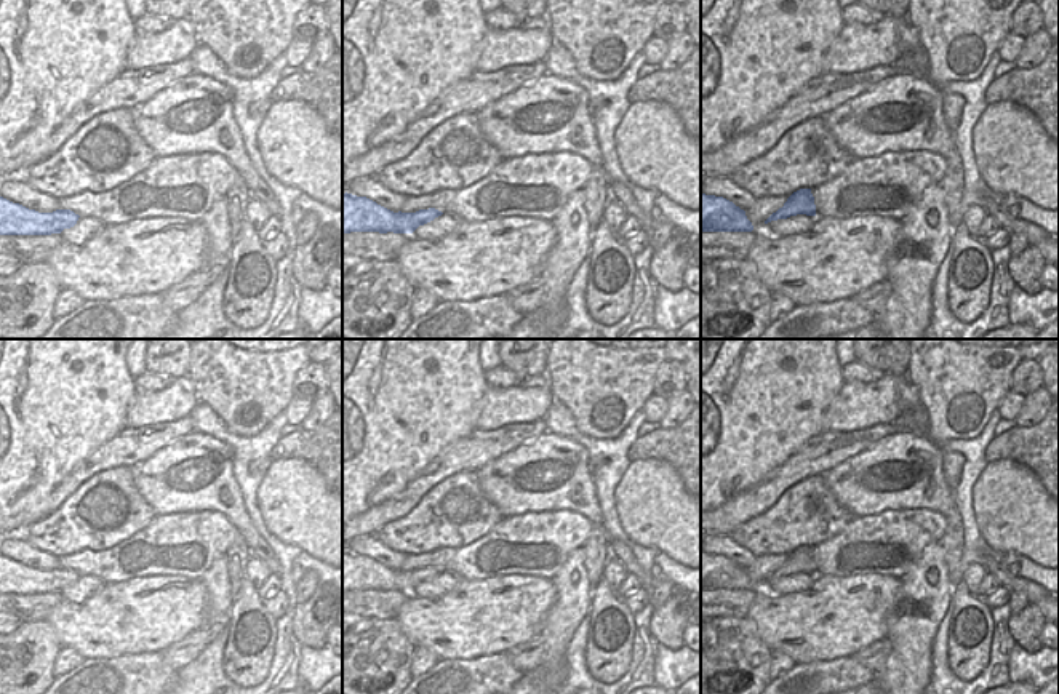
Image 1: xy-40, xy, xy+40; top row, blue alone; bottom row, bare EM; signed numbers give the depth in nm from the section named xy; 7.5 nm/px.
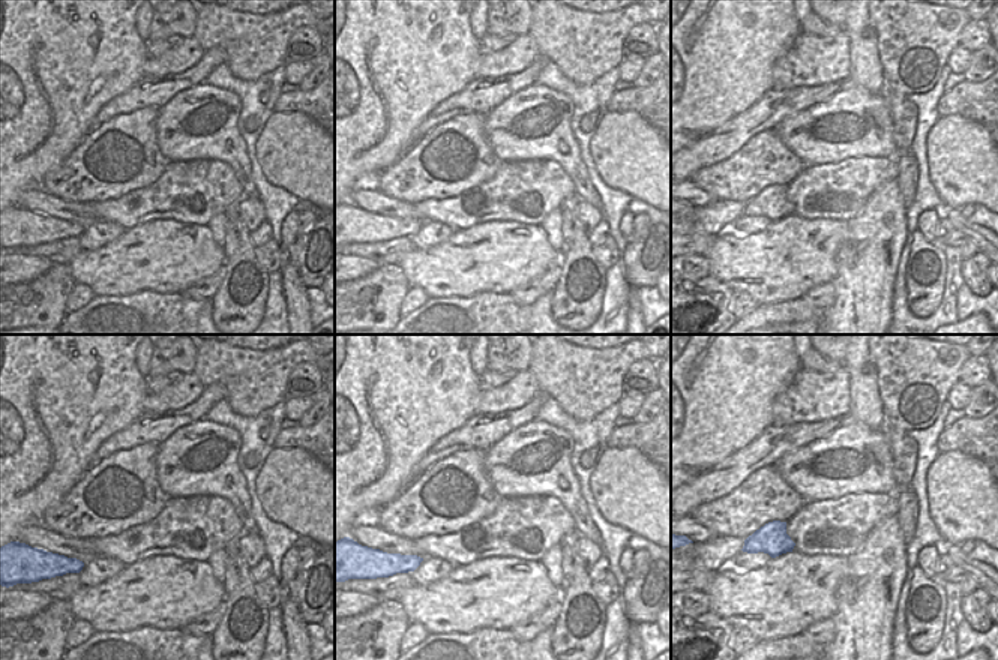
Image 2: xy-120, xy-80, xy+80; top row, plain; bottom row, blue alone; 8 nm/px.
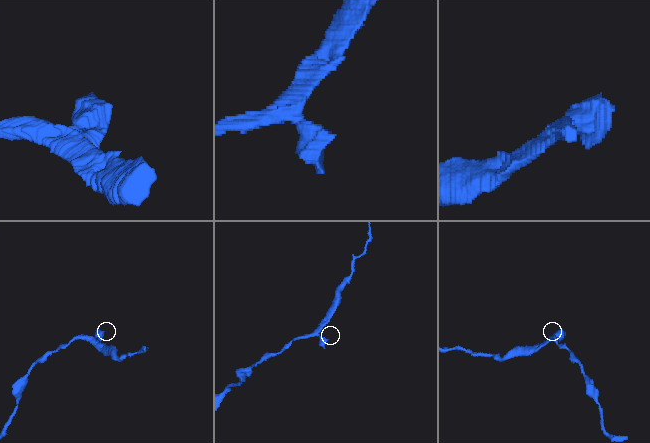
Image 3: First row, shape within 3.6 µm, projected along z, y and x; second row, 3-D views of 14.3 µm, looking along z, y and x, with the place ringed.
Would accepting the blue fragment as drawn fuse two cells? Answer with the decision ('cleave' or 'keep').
keep

